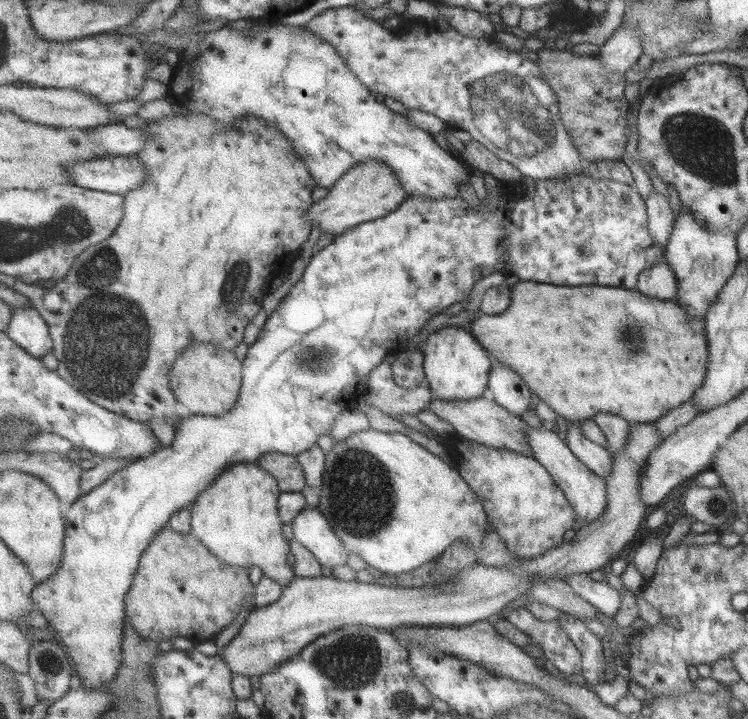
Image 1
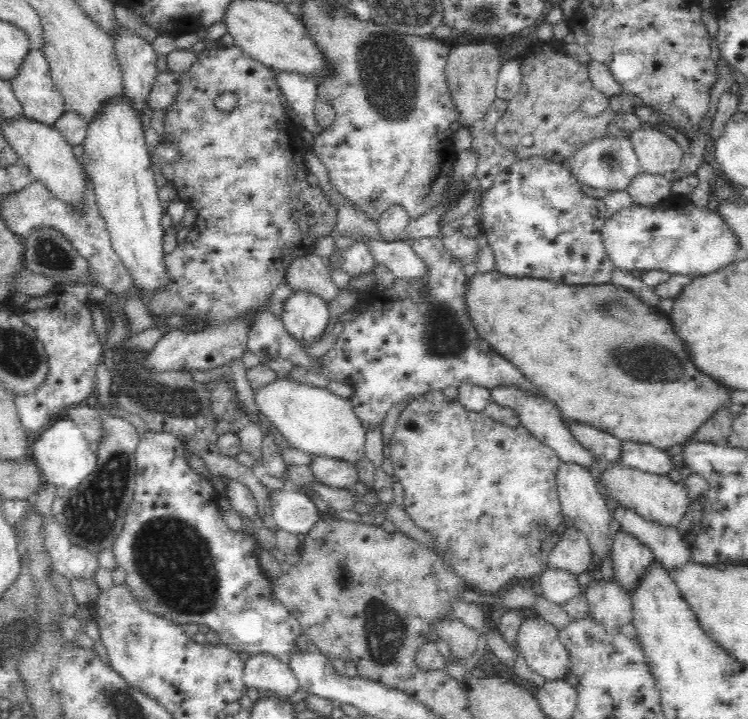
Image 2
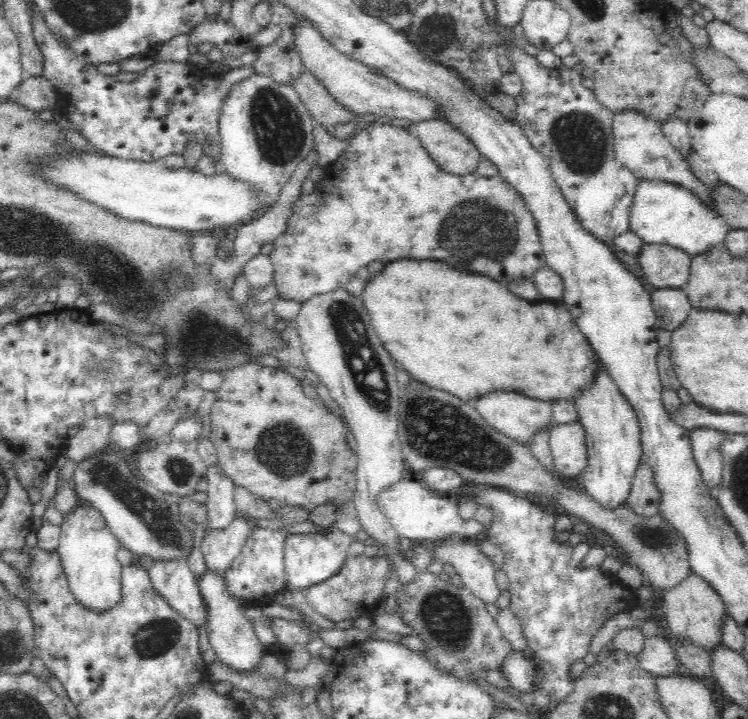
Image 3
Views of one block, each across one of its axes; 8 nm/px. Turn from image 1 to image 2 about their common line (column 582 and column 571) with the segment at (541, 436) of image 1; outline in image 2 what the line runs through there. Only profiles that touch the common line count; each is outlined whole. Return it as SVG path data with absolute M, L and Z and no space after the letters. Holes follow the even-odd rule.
M560 462L557 476L557 495L560 501L562 514L568 516L570 523L578 529L582 536L588 539L592 555L596 555L600 560L610 559L613 547L613 539L609 524L613 519L611 510L606 506L606 500L596 487L596 478L592 476L590 469L582 467L576 463Z

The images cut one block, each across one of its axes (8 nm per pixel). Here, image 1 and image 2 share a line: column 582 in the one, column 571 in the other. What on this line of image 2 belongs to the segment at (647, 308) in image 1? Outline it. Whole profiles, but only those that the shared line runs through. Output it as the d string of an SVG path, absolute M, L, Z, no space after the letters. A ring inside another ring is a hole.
M491 270L477 272L471 278L468 278L468 286L466 286L466 292L464 292L464 303L466 303L468 317L472 320L472 325L478 333L478 337L484 339L492 347L492 351L496 351L516 368L519 368L520 372L540 390L540 394L555 403L559 407L564 418L562 421L566 423L568 431L586 450L589 450L595 457L598 456L604 462L616 463L616 458L620 456L621 441L640 442L659 449L667 449L670 446L682 444L712 416L712 412L718 410L720 406L731 404L728 400L728 394L732 392L732 389L722 386L712 377L700 372L690 362L690 358L684 350L682 339L677 335L669 317L662 314L658 309L648 307L626 287L612 283L569 285L556 283L550 279L524 280L522 277L506 276L497 270Z

